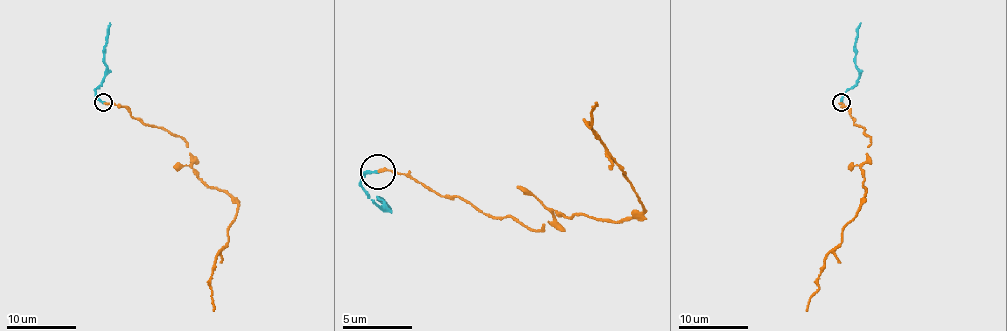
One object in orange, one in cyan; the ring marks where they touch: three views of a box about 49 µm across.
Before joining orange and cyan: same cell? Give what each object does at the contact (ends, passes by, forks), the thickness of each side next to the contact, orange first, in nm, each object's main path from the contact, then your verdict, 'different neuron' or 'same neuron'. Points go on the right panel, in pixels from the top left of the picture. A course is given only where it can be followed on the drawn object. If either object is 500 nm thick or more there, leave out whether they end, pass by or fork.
orange ends there; cyan ends there; 190 nm thick on the orange side, 200 nm on the other; orange runs (841, 102), (870, 138), (862, 172), (865, 189), (858, 212), (827, 256), (806, 310); cyan runs (841, 102), (858, 77), (855, 42), (860, 23); different neuron

